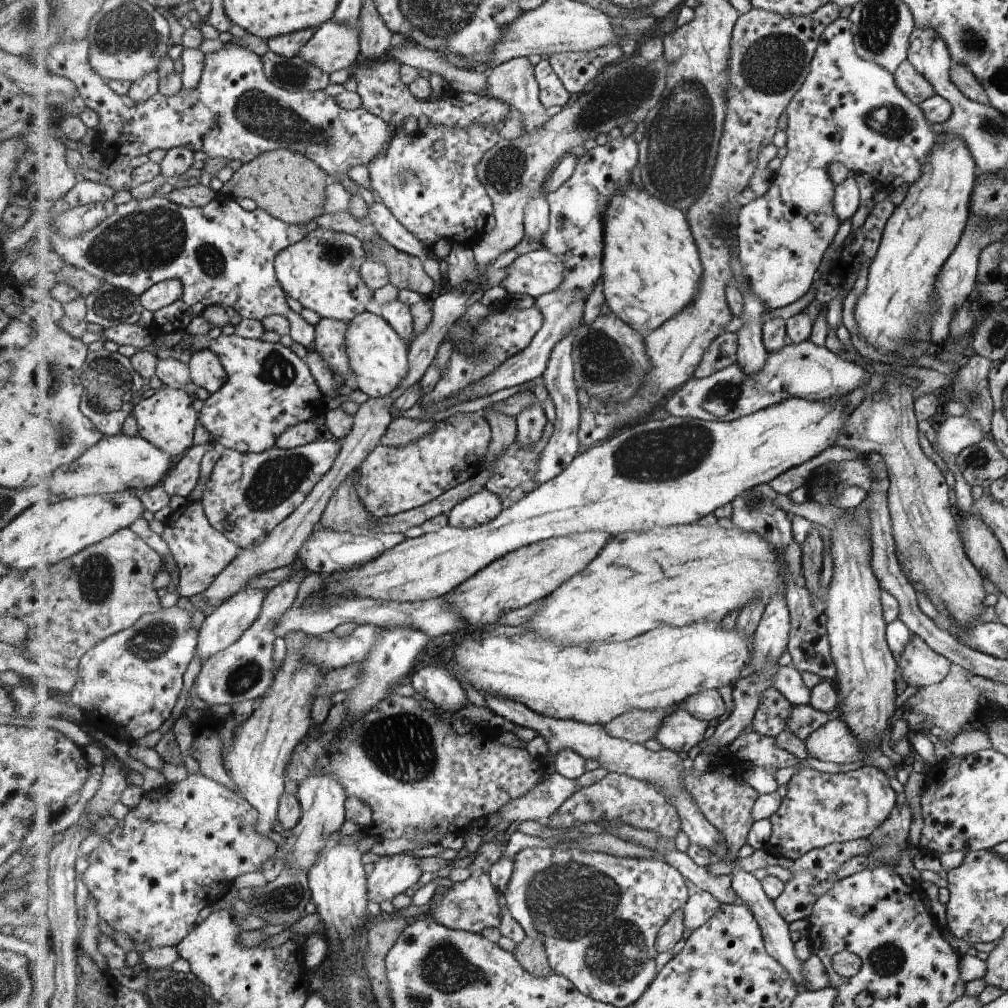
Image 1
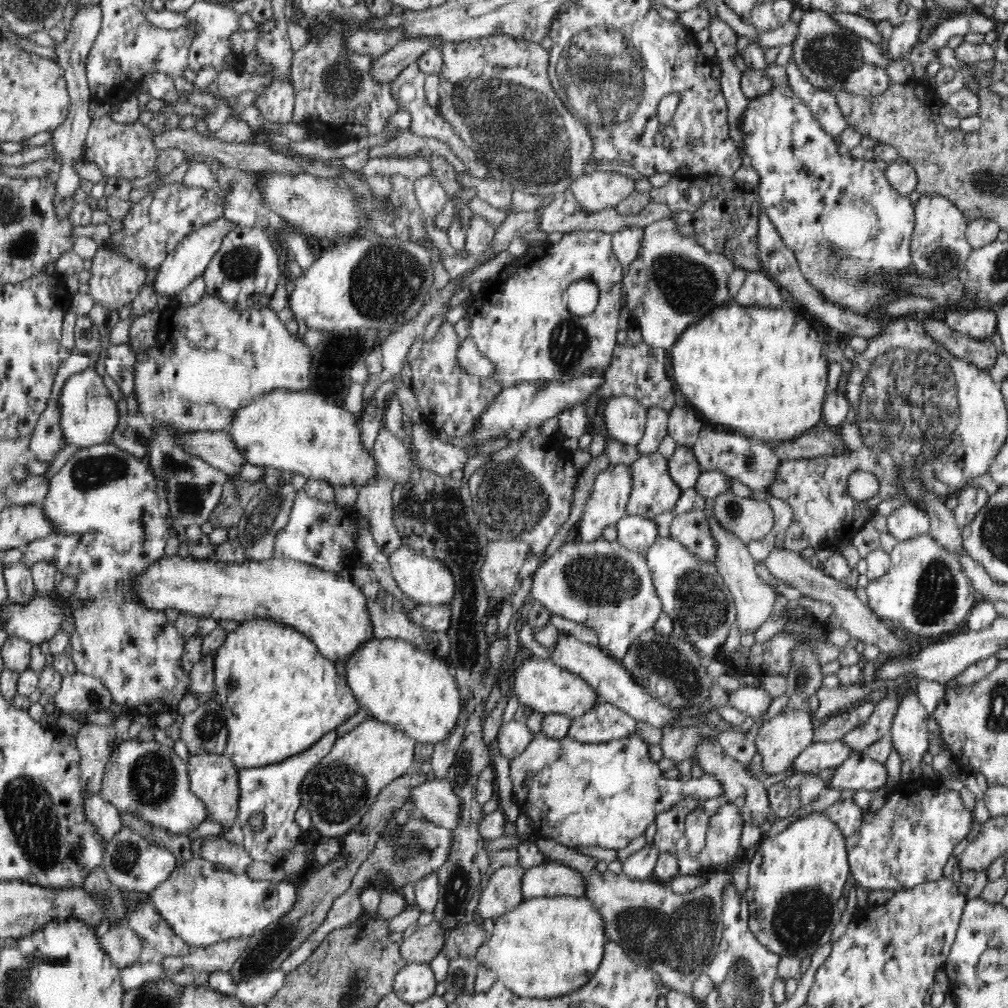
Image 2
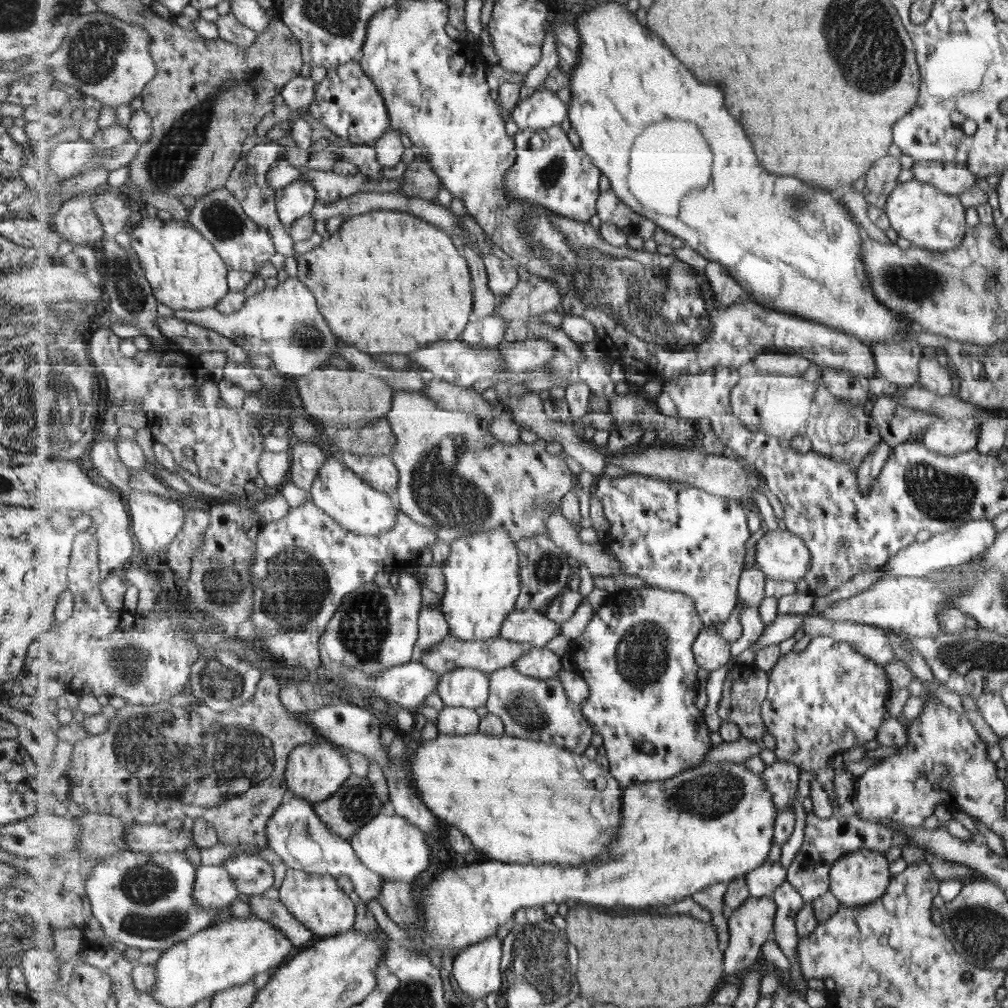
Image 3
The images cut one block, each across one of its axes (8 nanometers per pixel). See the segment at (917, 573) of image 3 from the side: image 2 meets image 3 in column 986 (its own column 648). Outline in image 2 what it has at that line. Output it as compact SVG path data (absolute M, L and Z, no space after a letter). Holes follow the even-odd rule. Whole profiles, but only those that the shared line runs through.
M628 514L616 522L614 532L623 548L642 554L655 544L658 536L658 528L651 519Z

